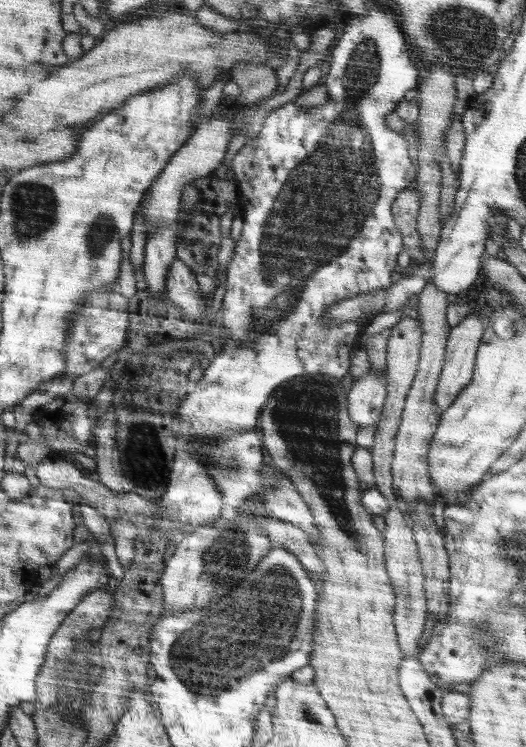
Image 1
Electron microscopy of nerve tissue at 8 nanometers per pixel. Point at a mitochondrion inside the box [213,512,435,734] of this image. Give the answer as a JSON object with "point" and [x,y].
{"point":[307,711]}

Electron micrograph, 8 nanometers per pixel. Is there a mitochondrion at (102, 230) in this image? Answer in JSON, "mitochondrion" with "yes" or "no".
{"mitochondrion":"yes"}

